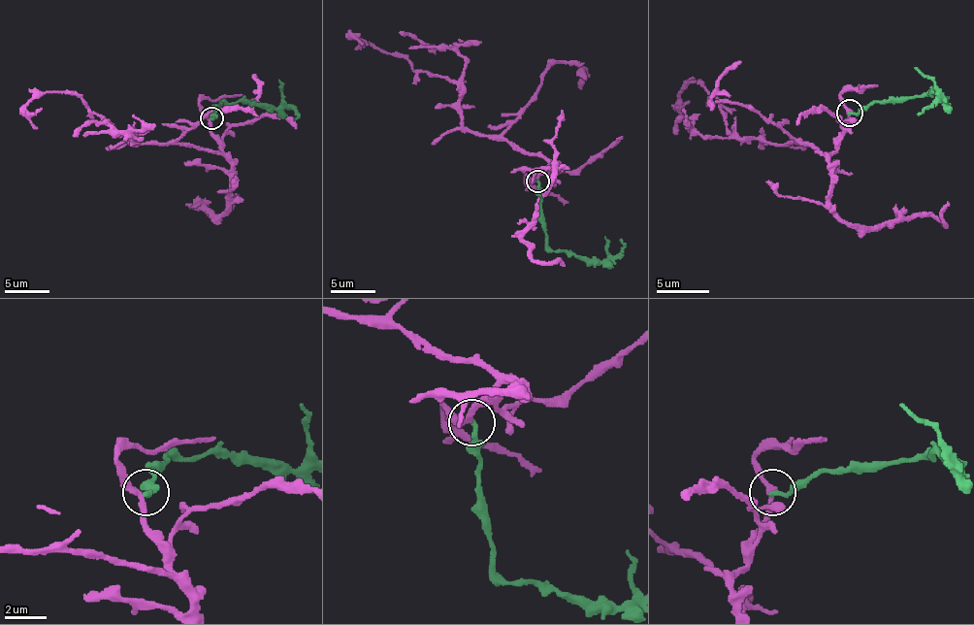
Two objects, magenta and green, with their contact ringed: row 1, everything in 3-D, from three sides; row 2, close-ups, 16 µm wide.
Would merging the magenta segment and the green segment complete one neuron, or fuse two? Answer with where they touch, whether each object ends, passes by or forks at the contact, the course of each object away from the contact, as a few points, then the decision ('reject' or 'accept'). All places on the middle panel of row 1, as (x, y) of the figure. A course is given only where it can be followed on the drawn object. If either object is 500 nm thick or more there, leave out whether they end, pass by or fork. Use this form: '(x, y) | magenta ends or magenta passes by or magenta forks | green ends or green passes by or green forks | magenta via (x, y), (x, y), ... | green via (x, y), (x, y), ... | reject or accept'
(537, 181) | magenta passes by | green ends | magenta via (535, 181), (547, 168), (542, 157), (472, 134), (464, 125), (459, 87), (362, 44) | green via (538, 181), (544, 243), (554, 251), (571, 251), (603, 260), (608, 258), (605, 236) | reject

